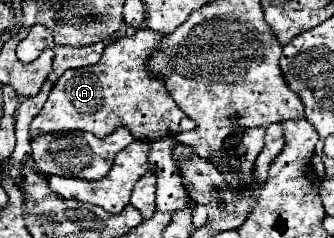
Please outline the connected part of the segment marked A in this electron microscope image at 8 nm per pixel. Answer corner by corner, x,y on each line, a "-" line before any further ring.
138,28
134,36
122,36
114,44
108,44
98,64
66,70
54,84
40,114
34,116
30,136
36,138
38,134
60,130
86,130
106,136
118,126
128,126
136,140
148,142
194,128
194,122
174,104
166,88
162,88
162,80
154,80
144,68
150,48
156,48
160,38
150,28

